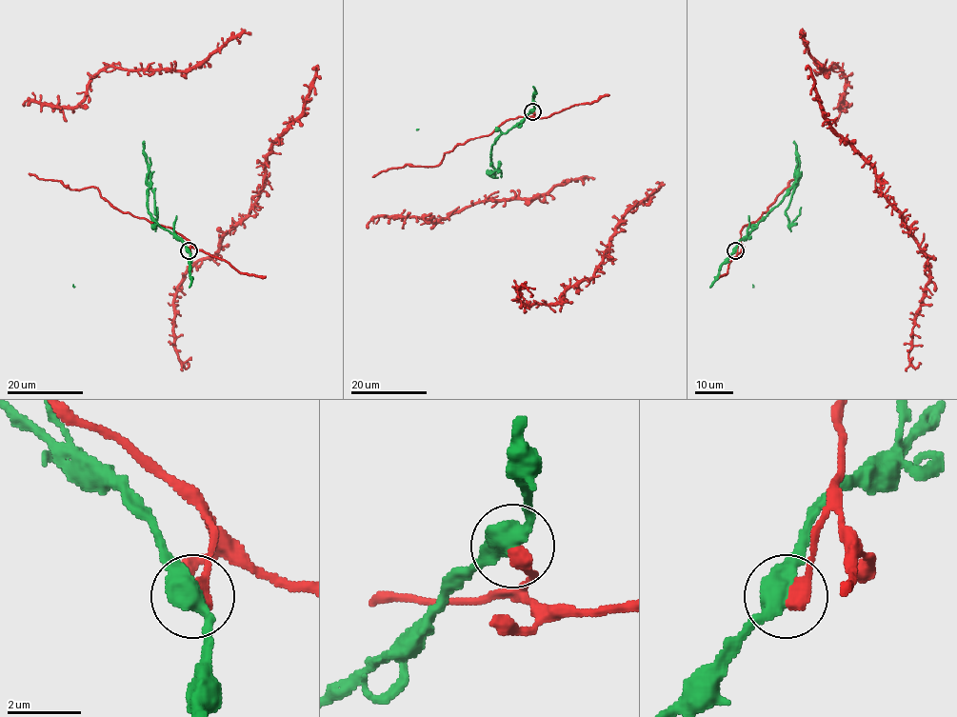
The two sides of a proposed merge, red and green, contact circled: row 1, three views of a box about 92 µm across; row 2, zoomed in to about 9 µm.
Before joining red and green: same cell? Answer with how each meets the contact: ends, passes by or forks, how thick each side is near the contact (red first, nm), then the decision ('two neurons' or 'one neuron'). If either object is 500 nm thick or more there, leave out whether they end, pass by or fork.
calibres 440 and 550 nm; two neurons

